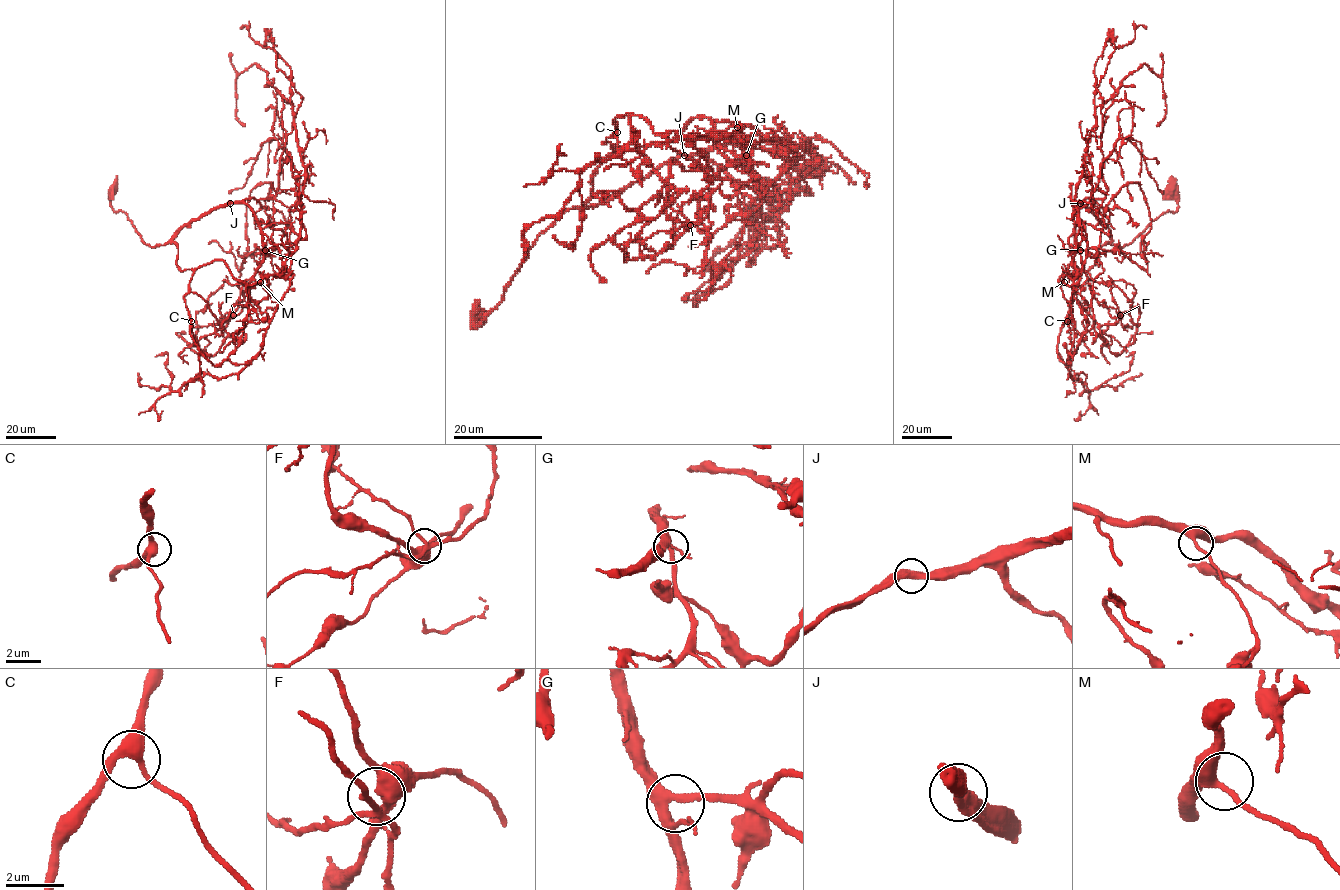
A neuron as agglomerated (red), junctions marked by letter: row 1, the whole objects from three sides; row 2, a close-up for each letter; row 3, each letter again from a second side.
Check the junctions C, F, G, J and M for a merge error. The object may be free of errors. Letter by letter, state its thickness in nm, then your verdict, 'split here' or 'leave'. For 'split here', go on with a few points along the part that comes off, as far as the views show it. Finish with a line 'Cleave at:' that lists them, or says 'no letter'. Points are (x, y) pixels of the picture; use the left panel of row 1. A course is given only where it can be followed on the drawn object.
C: 360 nm thick; leave
F: 440 nm thick; leave
G: 320 nm thick; leave
J: 500 nm thick; leave
M: 340 nm thick; leave
Cleave at: no letter

